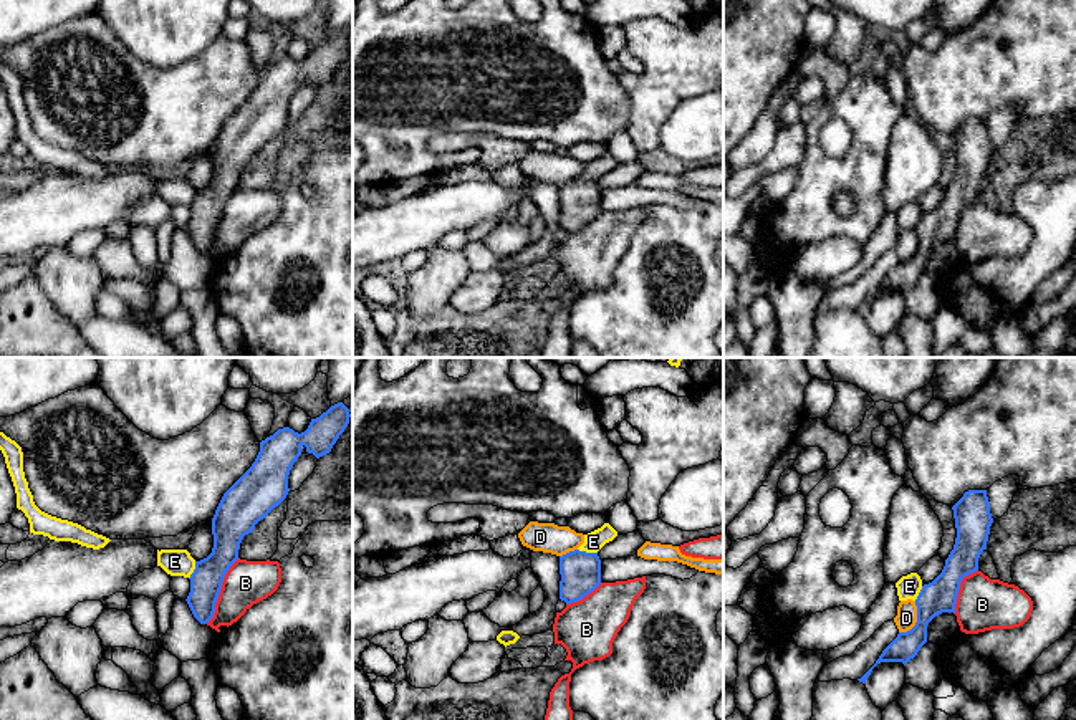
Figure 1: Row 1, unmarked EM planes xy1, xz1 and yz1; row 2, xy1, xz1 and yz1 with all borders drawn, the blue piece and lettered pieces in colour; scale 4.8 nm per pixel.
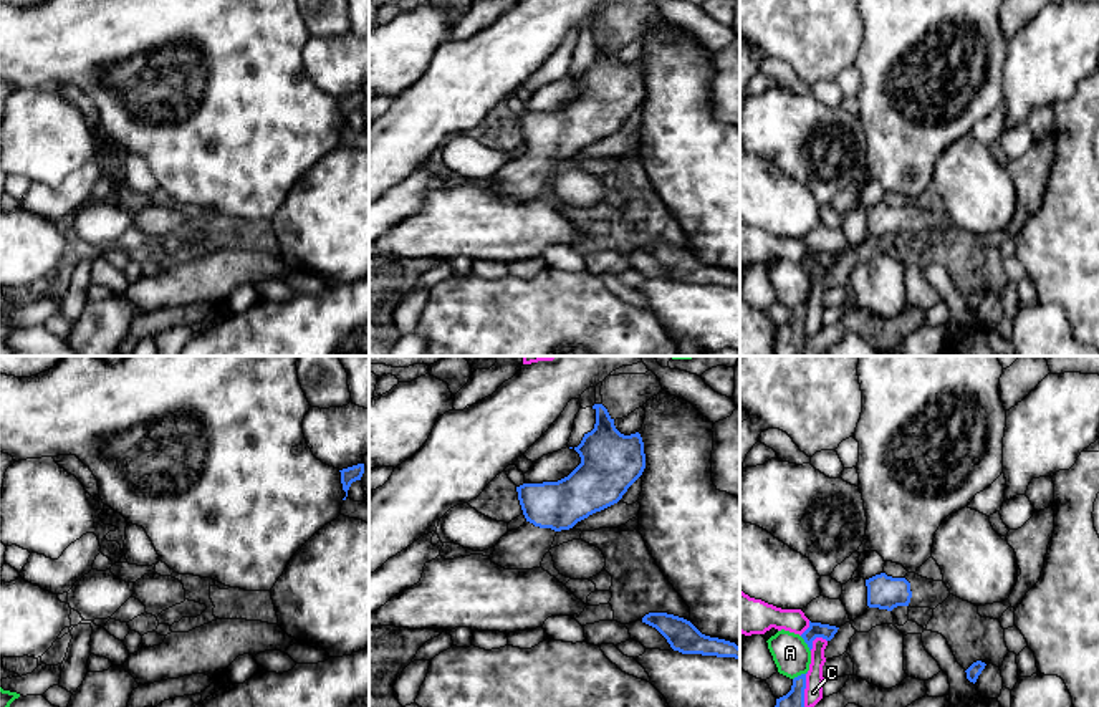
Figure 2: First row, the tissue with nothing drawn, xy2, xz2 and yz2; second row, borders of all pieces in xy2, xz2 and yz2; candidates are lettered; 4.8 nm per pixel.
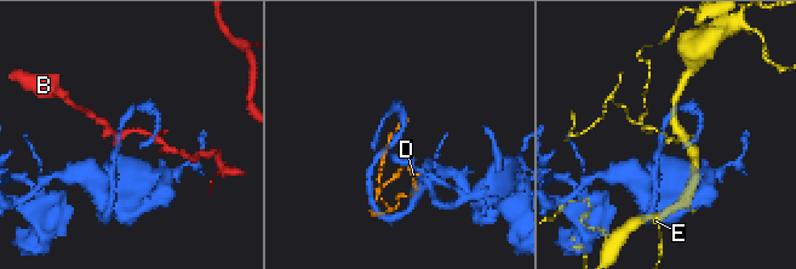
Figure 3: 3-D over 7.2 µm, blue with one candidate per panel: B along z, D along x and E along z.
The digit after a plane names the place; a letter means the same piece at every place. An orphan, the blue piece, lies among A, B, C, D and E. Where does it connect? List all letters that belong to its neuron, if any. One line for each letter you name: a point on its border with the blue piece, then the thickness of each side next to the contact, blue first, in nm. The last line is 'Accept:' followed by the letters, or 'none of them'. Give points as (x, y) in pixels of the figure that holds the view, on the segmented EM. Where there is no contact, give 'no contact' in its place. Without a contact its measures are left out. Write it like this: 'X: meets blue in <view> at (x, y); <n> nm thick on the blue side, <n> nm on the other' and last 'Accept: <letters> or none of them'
Accept: none of them

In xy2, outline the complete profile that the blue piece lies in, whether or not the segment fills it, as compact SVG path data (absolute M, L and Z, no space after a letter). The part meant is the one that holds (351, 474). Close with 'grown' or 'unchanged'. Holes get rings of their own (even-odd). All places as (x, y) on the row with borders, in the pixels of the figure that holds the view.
M358 464L358 465L343 469L339 472L341 472L343 490L346 492L346 497L348 497L348 490L349 490L351 483L356 480L361 480L361 477L364 474L364 464Z | unchanged

